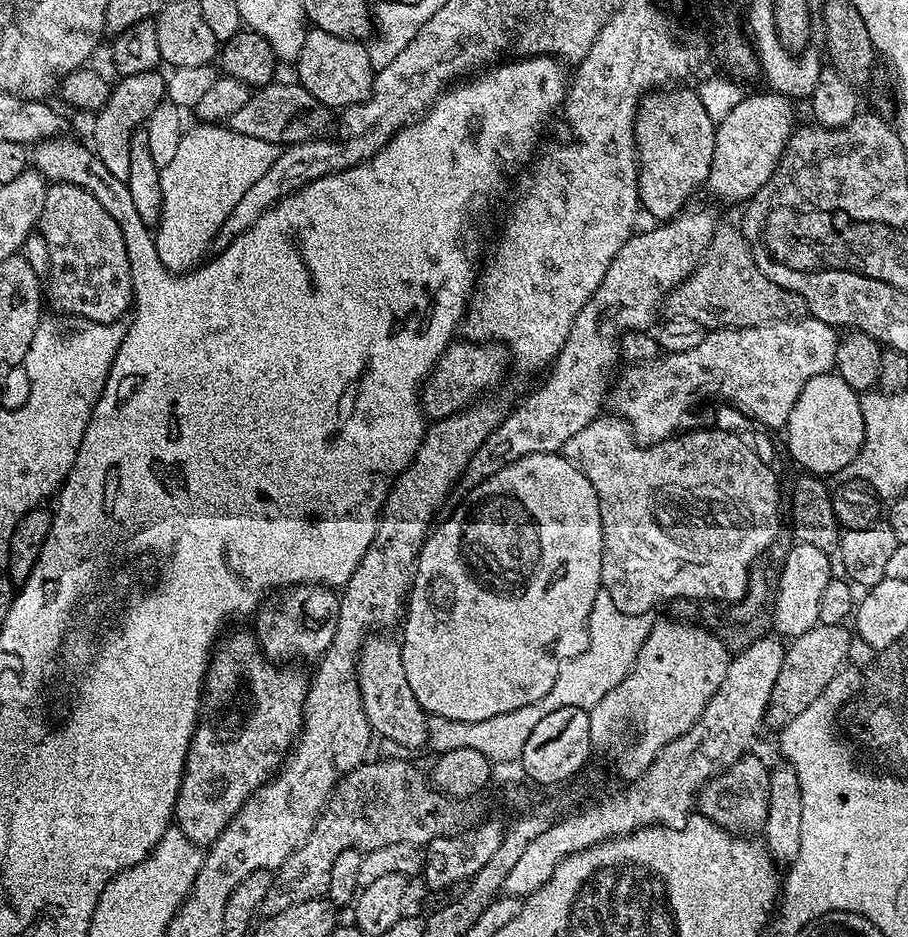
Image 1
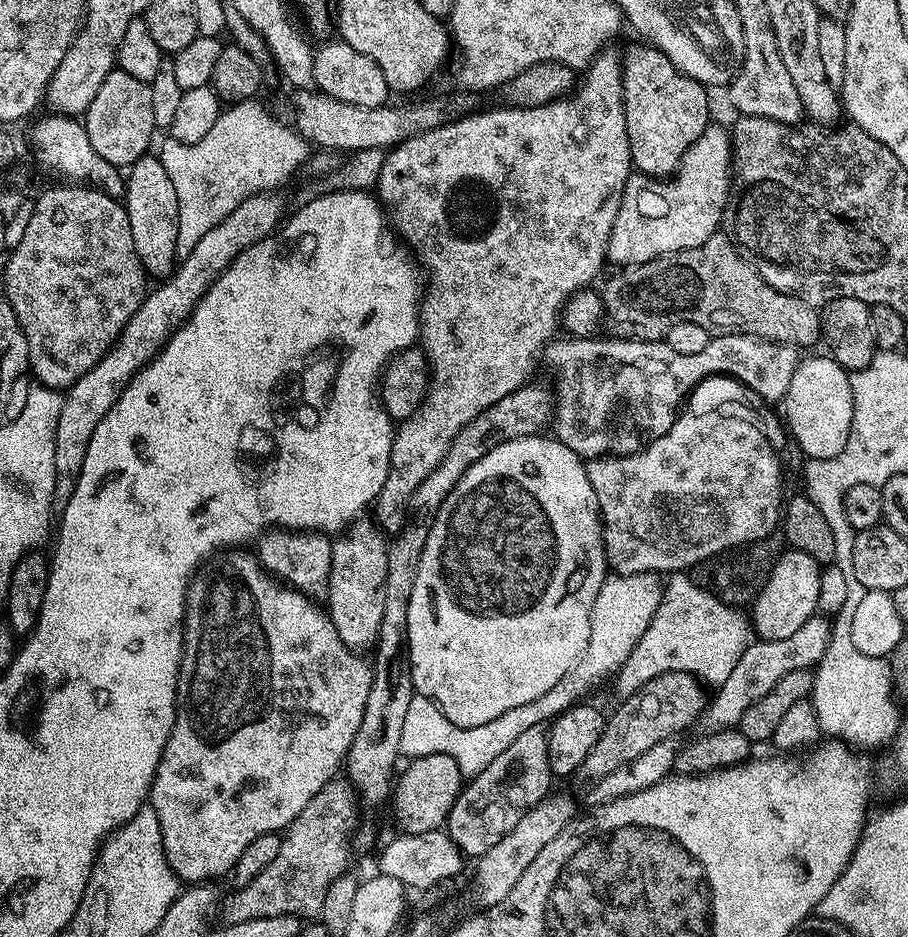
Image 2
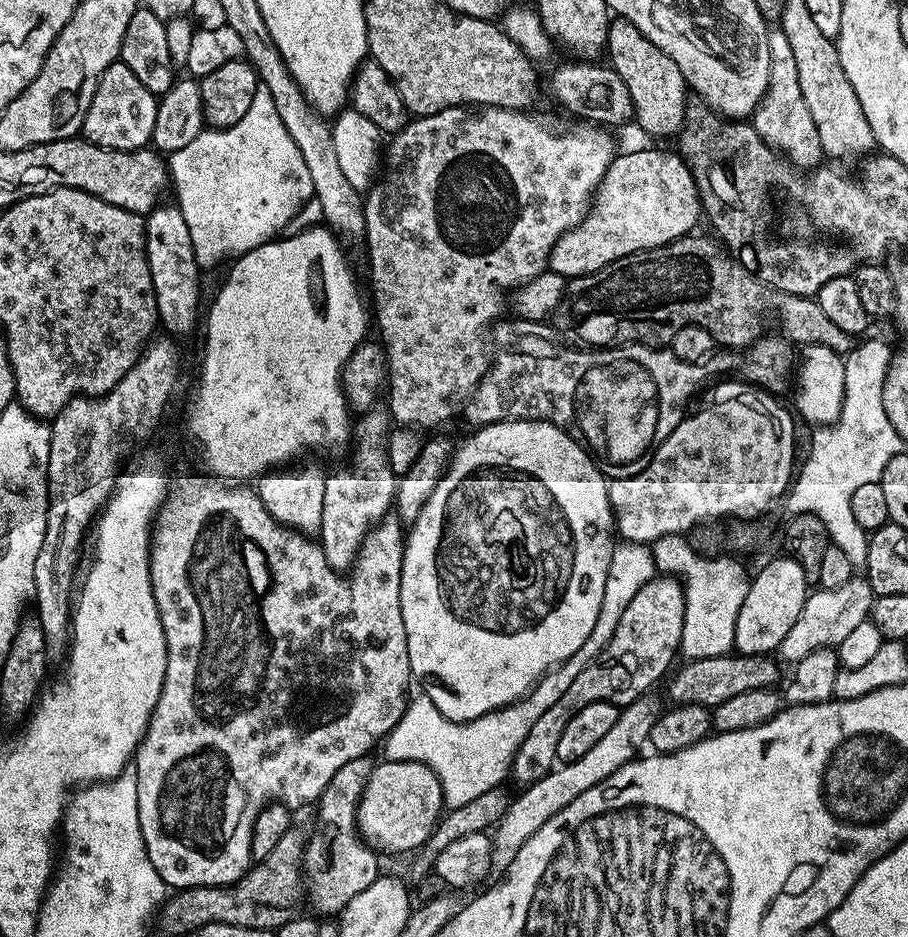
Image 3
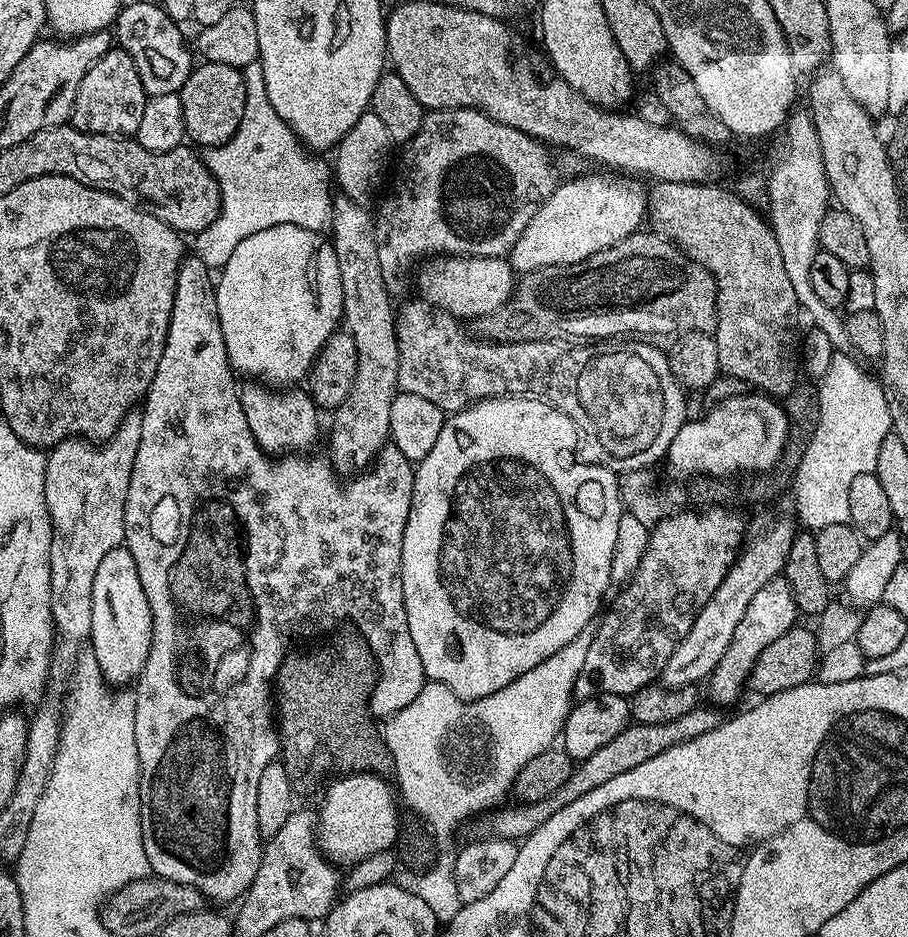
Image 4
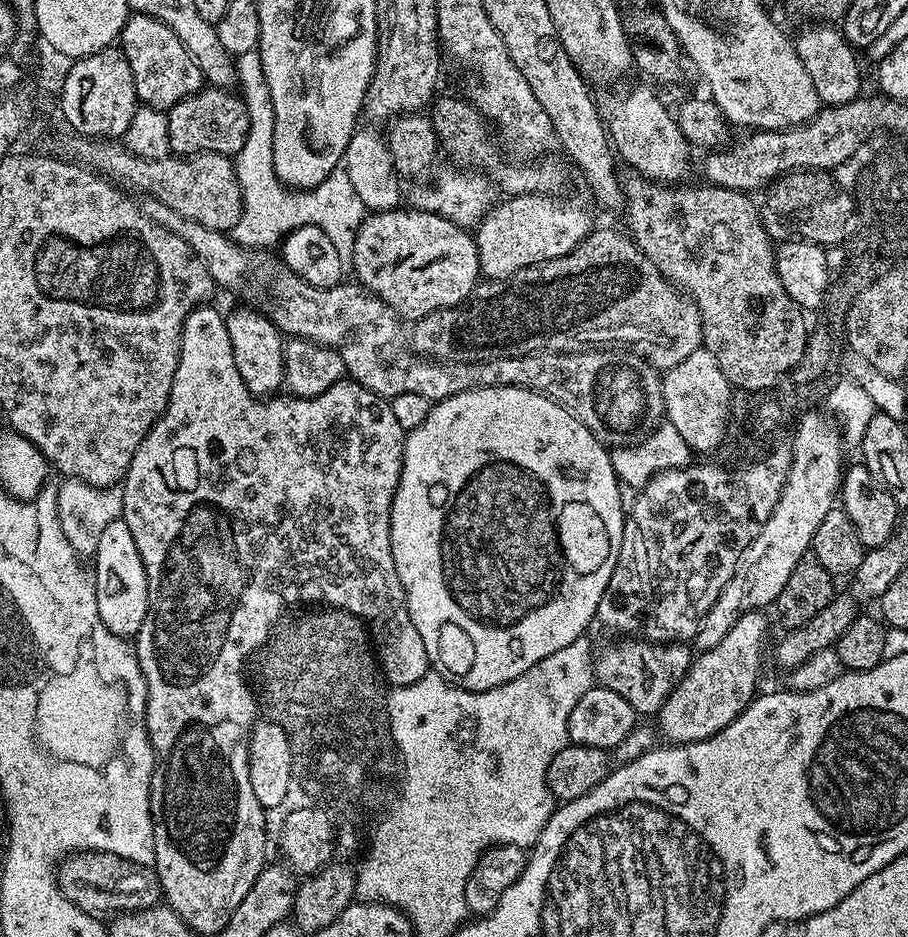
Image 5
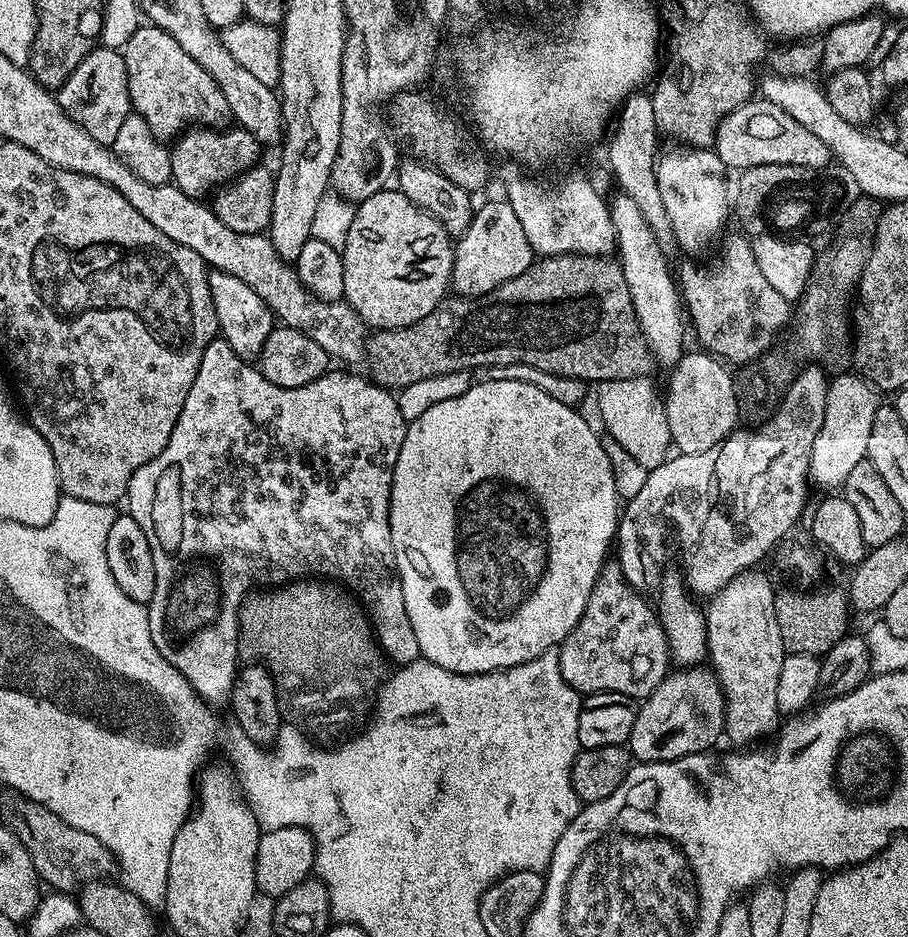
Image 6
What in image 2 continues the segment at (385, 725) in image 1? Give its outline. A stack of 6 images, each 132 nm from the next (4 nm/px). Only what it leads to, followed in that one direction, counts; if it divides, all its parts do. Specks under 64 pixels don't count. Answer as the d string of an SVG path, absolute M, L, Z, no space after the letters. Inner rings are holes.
M368 518L357 520L332 545L326 611L343 642L350 649L371 649L380 635L388 545L385 533Z

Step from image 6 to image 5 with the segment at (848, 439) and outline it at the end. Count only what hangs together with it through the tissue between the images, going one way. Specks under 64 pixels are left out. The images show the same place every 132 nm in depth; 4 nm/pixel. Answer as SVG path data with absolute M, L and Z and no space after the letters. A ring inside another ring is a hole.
M816 410L805 412L795 421L796 433L790 443L792 461L778 502L762 530L758 530L754 542L750 542L742 558L738 558L738 566L734 566L734 574L730 574L730 582L726 582L722 594L718 594L718 602L714 602L702 618L694 637L697 649L718 646L742 614L767 609L767 604L768 607L775 605L778 594L782 594L782 586L786 586L790 574L794 574L794 566L809 555L814 530L818 530L822 518L834 507L846 467L845 449L839 427L827 415L818 413Z

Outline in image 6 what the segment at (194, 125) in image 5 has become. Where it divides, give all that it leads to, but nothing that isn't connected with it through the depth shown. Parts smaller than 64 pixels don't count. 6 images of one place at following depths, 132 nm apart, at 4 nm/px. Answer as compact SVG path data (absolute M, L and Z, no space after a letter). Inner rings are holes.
M192 126L176 137L170 148L171 183L176 184L178 190L182 190L182 194L190 194L197 198L207 197L208 191L211 193L217 186L235 180L241 172L248 171L259 161L256 159L262 152L262 145L254 138L254 134L239 126L228 127Z

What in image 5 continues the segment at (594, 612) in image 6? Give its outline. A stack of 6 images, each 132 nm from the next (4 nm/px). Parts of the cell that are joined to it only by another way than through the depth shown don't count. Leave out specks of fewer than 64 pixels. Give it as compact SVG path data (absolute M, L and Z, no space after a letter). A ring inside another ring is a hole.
M620 638L617 644L608 644L593 655L592 675L599 687L622 694L633 710L641 717L648 718L659 712L666 698L688 673L694 659L693 649L688 647L684 642L654 644L650 640Z

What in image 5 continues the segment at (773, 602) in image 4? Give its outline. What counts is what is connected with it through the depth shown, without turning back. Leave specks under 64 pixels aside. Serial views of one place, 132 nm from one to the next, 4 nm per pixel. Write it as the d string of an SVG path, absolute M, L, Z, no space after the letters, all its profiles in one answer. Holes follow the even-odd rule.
M763 611L742 614L738 622L718 642L718 646L705 648L693 659L688 673L666 698L659 712L655 713L654 724L659 735L669 745L689 744L718 734L757 695L756 683L760 680L760 655L764 652L764 639L768 636L768 620Z

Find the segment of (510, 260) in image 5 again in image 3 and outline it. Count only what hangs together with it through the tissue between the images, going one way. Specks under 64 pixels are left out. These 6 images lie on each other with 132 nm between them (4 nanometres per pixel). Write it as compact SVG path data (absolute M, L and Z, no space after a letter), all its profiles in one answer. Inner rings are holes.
M640 148L637 152L621 151L610 162L610 166L606 170L606 174L602 178L602 182L596 187L596 194L592 198L592 206L589 208L584 220L576 228L572 228L569 232L564 232L558 238L558 242L552 248L552 253L548 255L548 268L551 271L557 272L565 278L575 278L577 276L589 276L598 270L602 270L610 262L614 262L618 258L626 258L635 252L645 252L651 248L657 248L663 244L669 244L675 240L679 240L681 236L686 236L697 231L696 223L702 220L702 209L700 207L700 195L696 189L696 183L692 177L692 172L688 168L684 157L680 155L679 151L672 150L672 152L663 152L660 148Z

